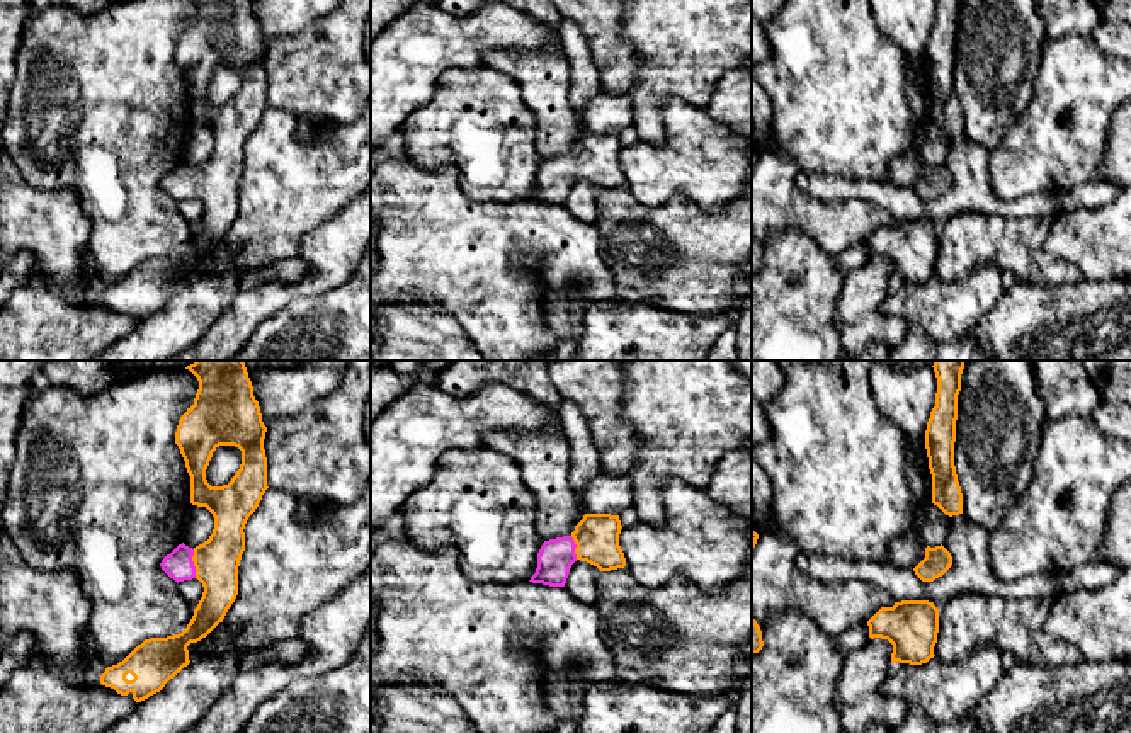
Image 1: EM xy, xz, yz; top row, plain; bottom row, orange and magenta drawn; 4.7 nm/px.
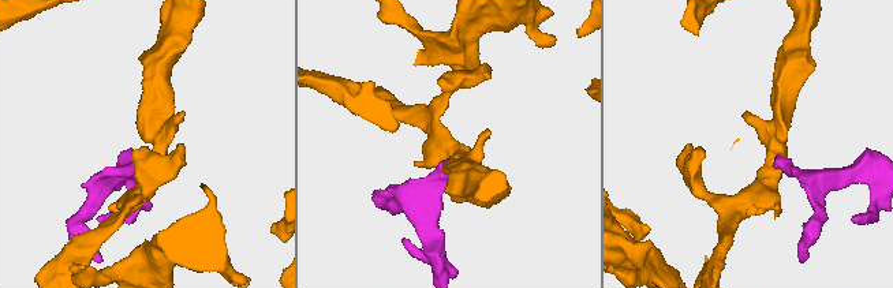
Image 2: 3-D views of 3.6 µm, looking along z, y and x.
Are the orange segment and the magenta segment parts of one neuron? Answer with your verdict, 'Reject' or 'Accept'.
Accept

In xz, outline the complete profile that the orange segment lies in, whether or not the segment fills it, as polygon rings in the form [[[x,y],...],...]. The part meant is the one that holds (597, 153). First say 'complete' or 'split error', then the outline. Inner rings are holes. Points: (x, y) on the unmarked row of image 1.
split error; [[[585,133],[570,155],[544,160],[537,172],[537,187],[529,201],[565,206],[571,184],[580,179],[611,190],[626,185],[619,165],[619,134]]]

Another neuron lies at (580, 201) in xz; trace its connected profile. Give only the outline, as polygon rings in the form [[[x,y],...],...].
[[[577,179],[570,187],[565,207],[580,221],[595,223],[597,219],[595,199],[599,192],[600,189],[597,185]]]

